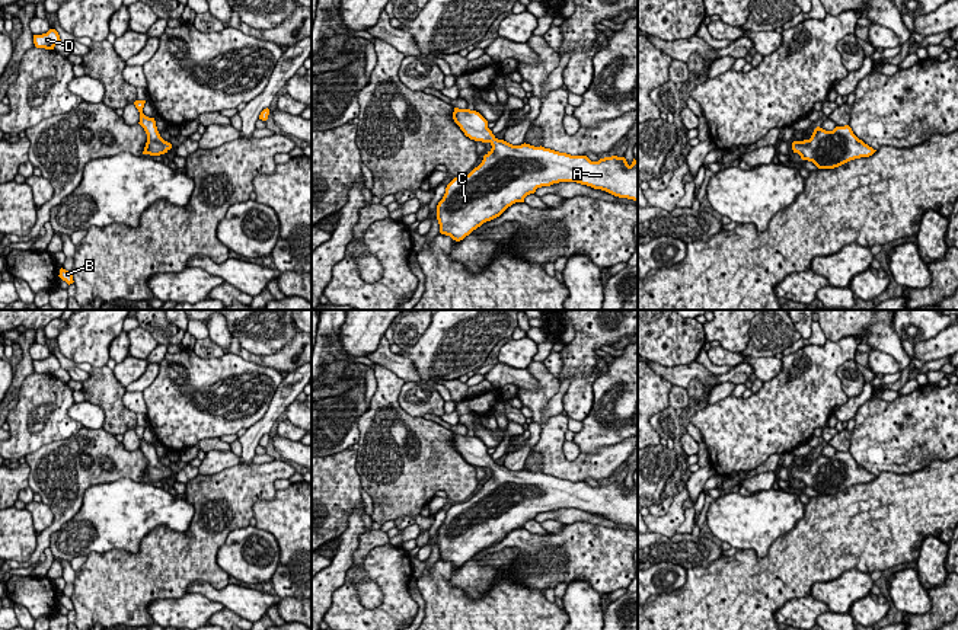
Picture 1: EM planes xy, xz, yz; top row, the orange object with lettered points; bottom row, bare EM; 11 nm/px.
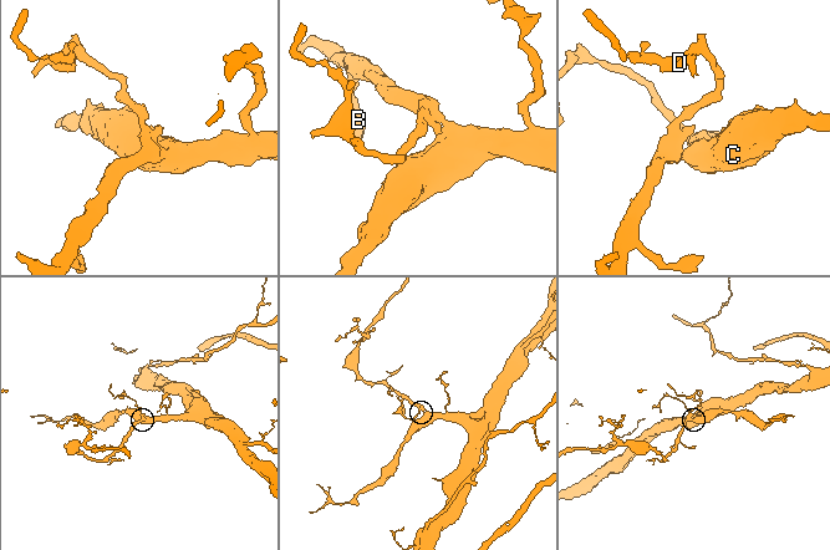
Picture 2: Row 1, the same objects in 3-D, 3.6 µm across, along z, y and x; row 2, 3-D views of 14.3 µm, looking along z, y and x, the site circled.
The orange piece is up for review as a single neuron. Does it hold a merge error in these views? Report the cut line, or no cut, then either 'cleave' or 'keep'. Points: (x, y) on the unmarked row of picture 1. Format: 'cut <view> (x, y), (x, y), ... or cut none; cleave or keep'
cut none; keep

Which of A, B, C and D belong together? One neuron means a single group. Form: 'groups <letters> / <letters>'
groups A B C D

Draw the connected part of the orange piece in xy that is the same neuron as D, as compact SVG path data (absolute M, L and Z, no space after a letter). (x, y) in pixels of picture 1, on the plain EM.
M50 355L42 361L33 361L33 370L36 374L54 375L60 367L60 361L55 355Z

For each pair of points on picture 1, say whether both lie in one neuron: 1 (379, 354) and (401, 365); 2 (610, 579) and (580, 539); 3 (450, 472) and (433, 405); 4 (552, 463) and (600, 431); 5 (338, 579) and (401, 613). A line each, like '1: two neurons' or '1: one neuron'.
1: one neuron
2: one neuron
3: two neurons
4: two neurons
5: two neurons

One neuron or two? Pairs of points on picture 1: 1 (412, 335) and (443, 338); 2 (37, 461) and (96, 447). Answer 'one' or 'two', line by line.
1: two
2: one

